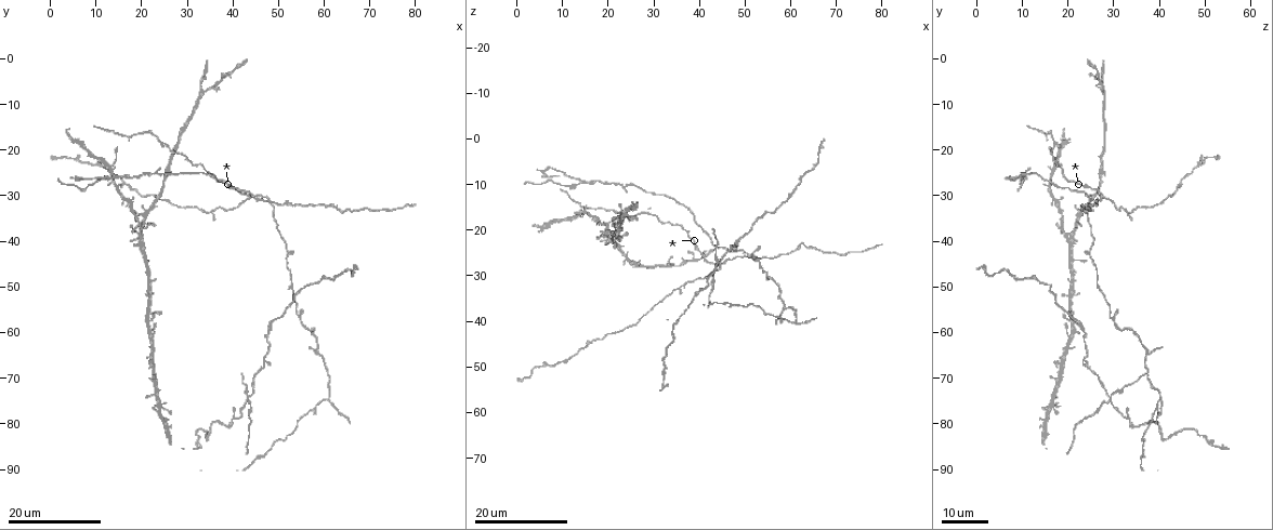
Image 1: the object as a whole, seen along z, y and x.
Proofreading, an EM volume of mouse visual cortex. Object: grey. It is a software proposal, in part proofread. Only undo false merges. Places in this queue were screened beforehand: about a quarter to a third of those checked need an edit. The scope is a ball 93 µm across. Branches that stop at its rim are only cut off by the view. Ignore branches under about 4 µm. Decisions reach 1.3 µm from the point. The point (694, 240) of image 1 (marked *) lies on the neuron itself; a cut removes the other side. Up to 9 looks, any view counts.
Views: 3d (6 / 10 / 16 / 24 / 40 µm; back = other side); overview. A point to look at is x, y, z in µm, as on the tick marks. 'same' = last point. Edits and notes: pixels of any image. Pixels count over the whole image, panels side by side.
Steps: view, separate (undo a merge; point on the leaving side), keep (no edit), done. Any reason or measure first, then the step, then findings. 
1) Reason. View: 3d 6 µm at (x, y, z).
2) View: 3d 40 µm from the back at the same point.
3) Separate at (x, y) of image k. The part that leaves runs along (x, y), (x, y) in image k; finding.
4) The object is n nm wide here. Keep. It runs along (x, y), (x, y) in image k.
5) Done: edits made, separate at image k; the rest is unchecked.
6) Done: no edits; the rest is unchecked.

Three-way junction. View: 3d 24 µm at (48.0, 31.0, 24.5).

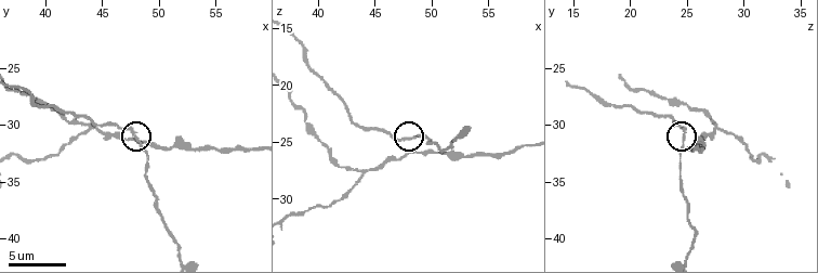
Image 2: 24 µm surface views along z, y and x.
Closer look. View: 3d 10 µm at (48.2, 31.2, 24.6).

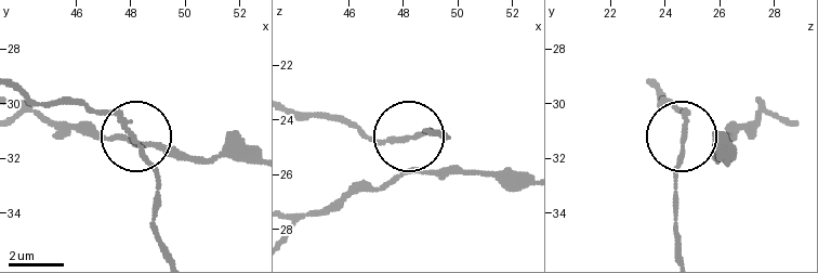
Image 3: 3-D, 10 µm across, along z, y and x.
The object is 130 nm wide here. Separate at (87, 107) of image 3. The part that leaves runs along (121, 119), (75, 105), (40, 105), (18, 94) in image 3; a second neuron is stuck on.

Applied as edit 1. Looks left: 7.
Side arm on a straight run. View: 3d 10 µm at (44.2, 30.2, 27.8).

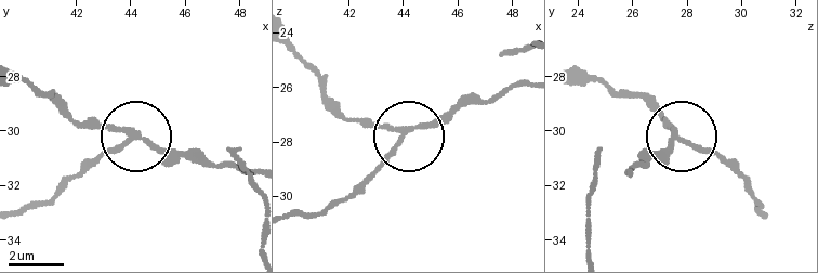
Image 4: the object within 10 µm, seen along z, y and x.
The object is 170 nm wide here. Keep. It runs along (295, 55), (344, 111), (403, 132), (394, 153), (354, 193) in image 4; one neuron here.

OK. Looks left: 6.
View: 3d 24 µm at (43.5, 75.0, 29.0).

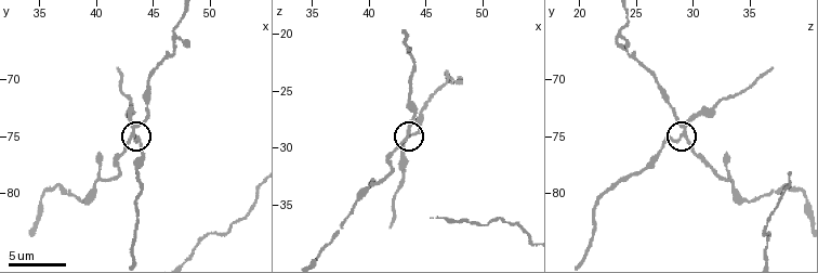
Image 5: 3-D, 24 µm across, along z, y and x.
View: 3d 10 µm at (43.2, 75.0, 29.2).

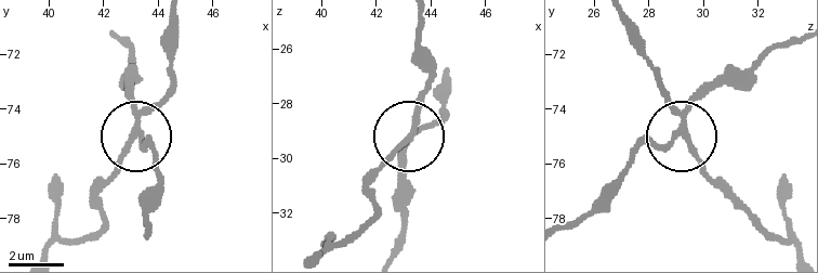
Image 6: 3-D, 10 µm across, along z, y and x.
The side arm is 17 µm long. Separate at (126, 92) of image 6. The part that leaves runs along (678, 128), (638, 154), (590, 209), (569, 221) in image 6; two neurons meet here.

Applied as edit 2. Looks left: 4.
View: overview.

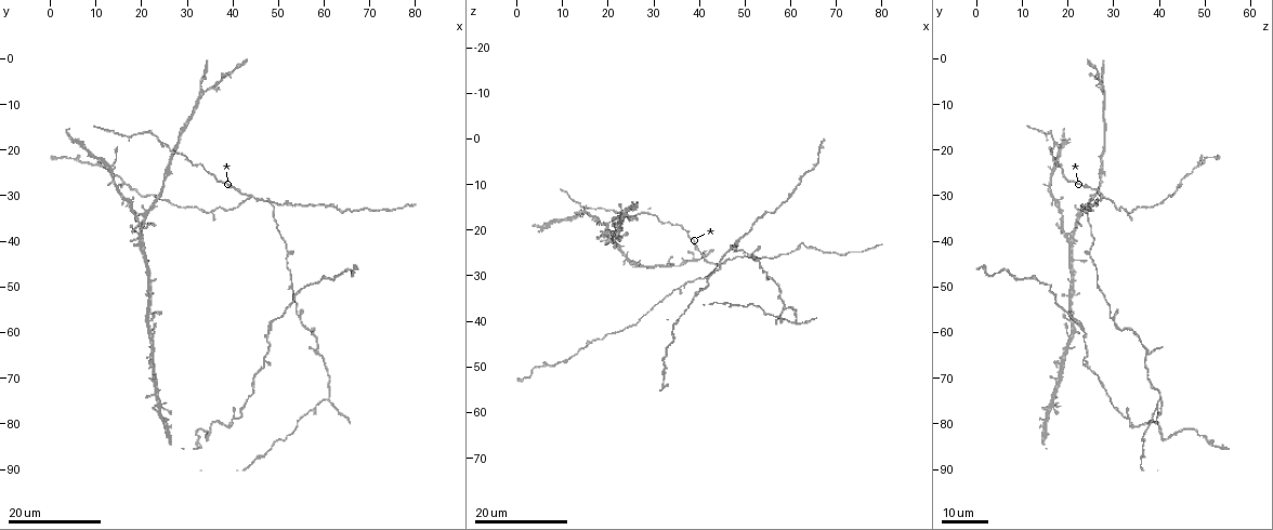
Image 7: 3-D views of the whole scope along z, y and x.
Branch point. View: 3d 16 µm at (61.0, 75.0, 41.0).

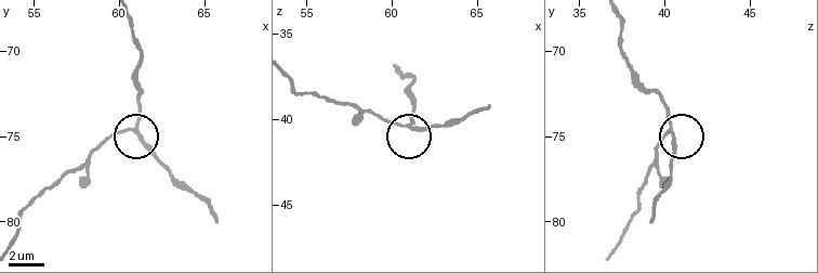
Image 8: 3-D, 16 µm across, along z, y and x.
View: 3d 6 µm at (60.9, 74.7, 40.5).

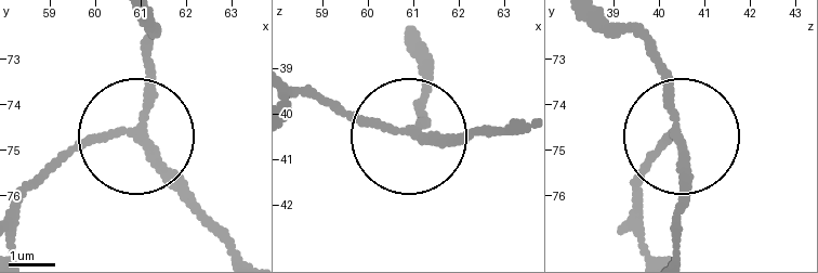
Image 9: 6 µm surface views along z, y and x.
The side arm is 7 µm long. Keep. It runs along (621, 28), (668, 98), (678, 233) in image 9; all the same neuron.

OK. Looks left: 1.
Done: edits made, separate at image 3, separate at image 6; the rest is unchecked.

